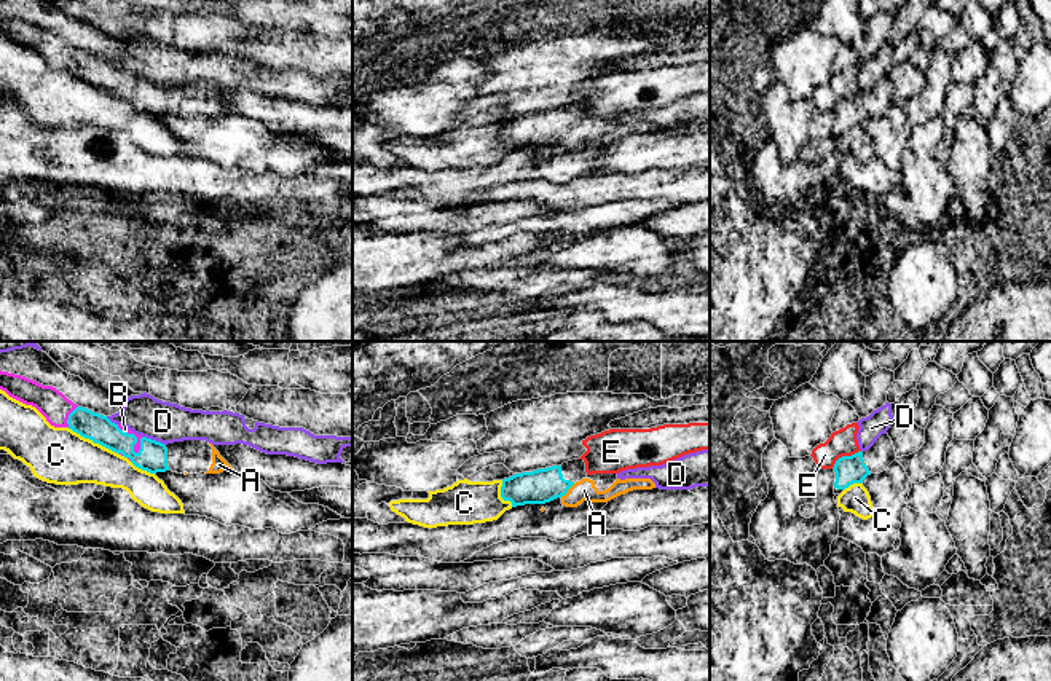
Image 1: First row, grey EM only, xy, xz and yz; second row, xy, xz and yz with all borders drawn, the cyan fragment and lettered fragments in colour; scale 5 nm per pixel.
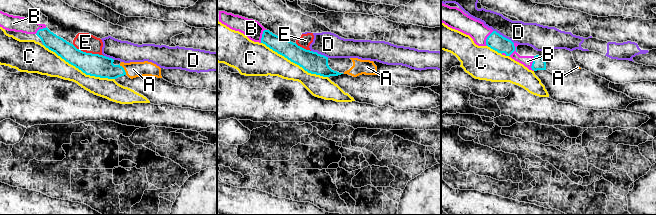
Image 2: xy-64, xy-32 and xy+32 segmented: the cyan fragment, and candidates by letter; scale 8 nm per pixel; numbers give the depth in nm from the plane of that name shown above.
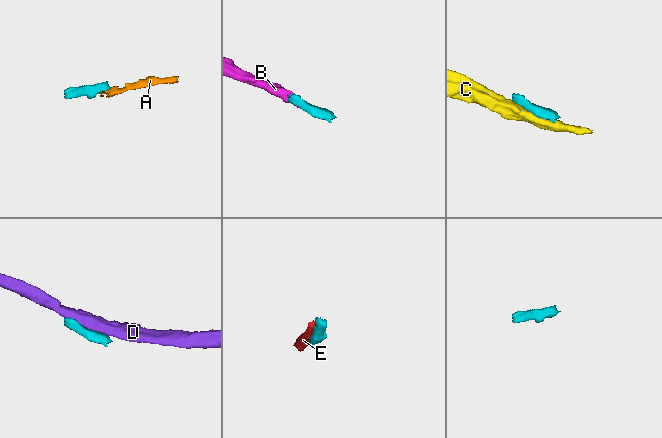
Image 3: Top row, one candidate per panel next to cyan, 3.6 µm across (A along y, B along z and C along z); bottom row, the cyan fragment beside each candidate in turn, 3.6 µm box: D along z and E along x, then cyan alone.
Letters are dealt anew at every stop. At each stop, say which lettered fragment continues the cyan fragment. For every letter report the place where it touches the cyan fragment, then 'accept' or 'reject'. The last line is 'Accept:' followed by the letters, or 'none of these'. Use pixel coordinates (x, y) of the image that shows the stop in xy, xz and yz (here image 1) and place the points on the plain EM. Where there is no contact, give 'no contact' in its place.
A: meets cyan in xz at (566, 134); accept
B: meets cyan in xy at (134, 78); accept
C: meets cyan in xy at (93, 83); reject
D: meets cyan in xy at (153, 83); reject
E: meets cyan in yz at (844, 99); reject
Accept: A, B

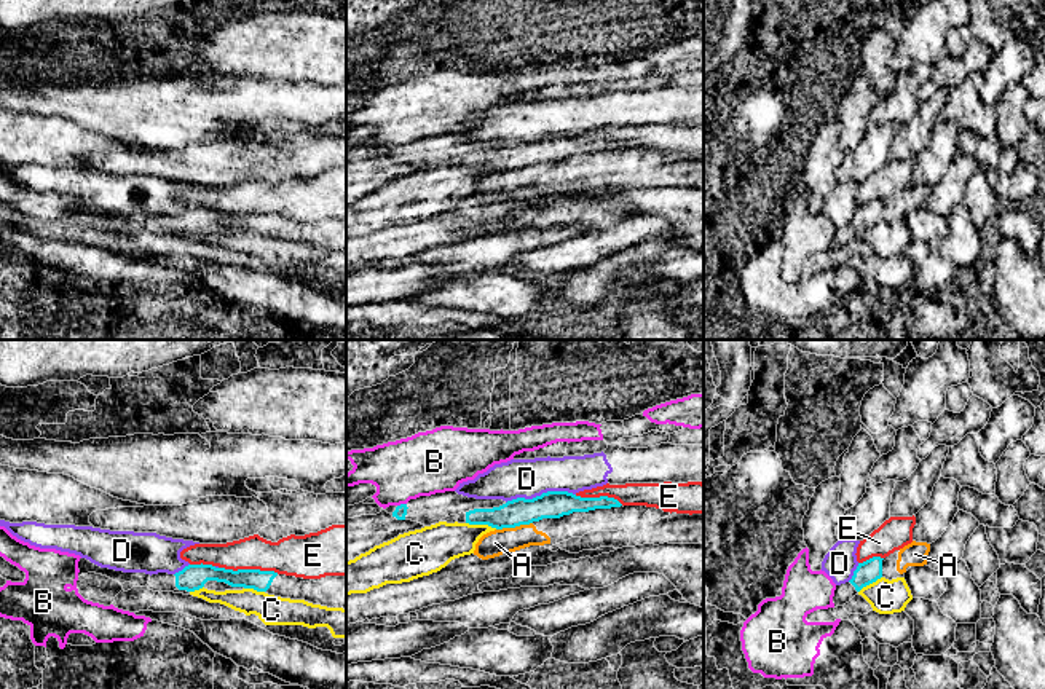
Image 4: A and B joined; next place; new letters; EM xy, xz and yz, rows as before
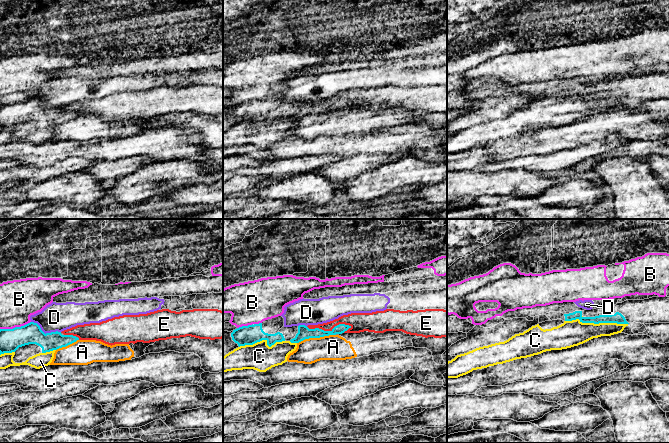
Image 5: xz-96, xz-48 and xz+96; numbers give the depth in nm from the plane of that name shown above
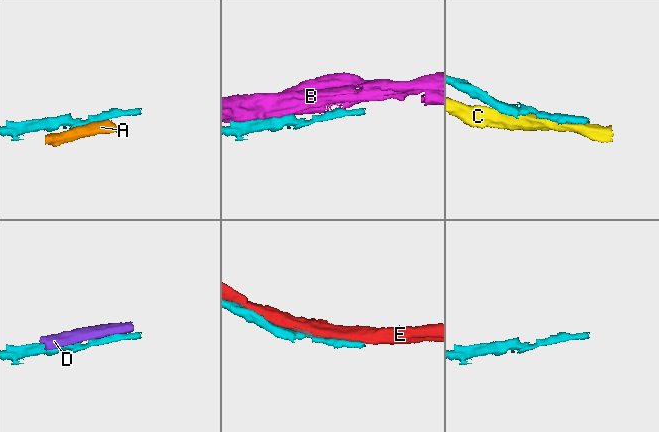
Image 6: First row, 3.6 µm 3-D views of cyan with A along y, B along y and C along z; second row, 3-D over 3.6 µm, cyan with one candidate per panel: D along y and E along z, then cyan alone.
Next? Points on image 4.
A: meets cyan in xz at (514, 169); reject
B: meets cyan in xz at (401, 147); reject
C: meets cyan in xz at (482, 166); reject
D: meets cyan in xz at (541, 137); reject
E: meets cyan in xy at (249, 212); reject
Accept: none of these

